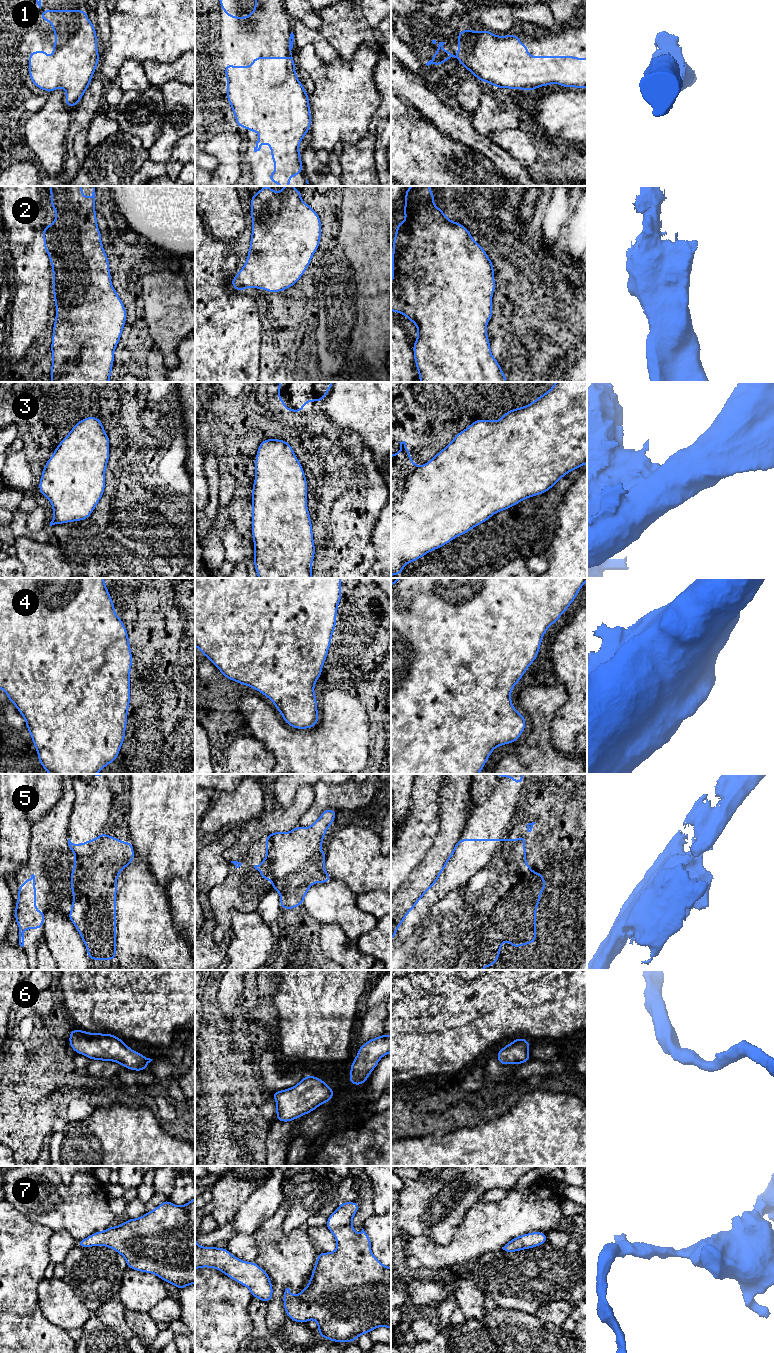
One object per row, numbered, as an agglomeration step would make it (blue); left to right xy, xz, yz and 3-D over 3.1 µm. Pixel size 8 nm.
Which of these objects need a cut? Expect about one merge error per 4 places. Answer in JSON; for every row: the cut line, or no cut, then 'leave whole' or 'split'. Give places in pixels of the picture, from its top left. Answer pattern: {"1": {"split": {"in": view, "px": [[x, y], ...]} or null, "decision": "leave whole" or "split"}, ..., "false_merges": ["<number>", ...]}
{"1": {"split": null, "decision": "leave whole"}, "2": {"split": null, "decision": "leave whole"}, "3": {"split": {"in": "yz", "px": [[484, 420], [479, 487], [459, 491], [456, 515], [393, 518]]}, "decision": "split"}, "4": {"split": null, "decision": "leave whole"}, "5": {"split": {"in": "yz", "px": [[523, 846], [393, 935]]}, "decision": "split"}, "6": {"split": null, "decision": "leave whole"}, "7": {"split": null, "decision": "leave whole"}, "false_merges": ["3", "5"]}

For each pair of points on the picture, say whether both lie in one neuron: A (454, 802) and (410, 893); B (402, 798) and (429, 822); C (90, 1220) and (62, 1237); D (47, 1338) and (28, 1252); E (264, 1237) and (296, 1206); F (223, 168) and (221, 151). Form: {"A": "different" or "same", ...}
{"A": "same", "B": "different", "C": "different", "D": "same", "E": "different", "F": "same"}

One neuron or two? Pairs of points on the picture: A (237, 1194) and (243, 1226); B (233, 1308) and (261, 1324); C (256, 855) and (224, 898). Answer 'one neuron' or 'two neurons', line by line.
A: two neurons
B: two neurons
C: one neuron

